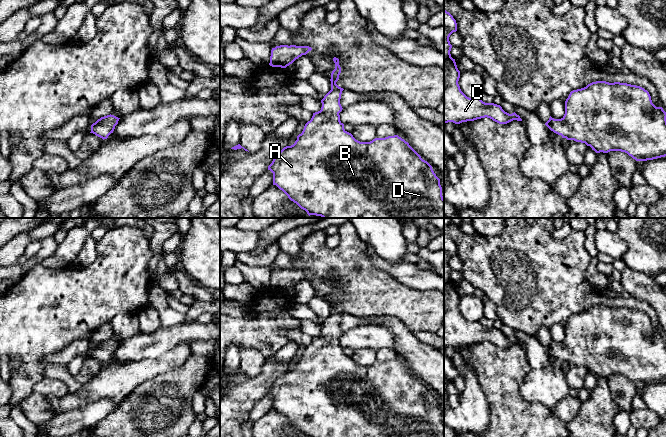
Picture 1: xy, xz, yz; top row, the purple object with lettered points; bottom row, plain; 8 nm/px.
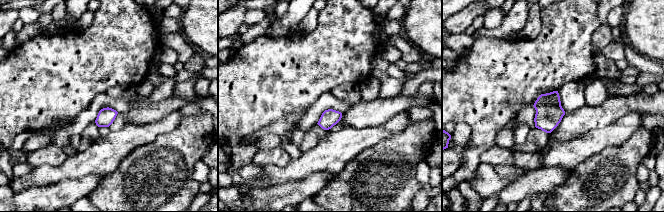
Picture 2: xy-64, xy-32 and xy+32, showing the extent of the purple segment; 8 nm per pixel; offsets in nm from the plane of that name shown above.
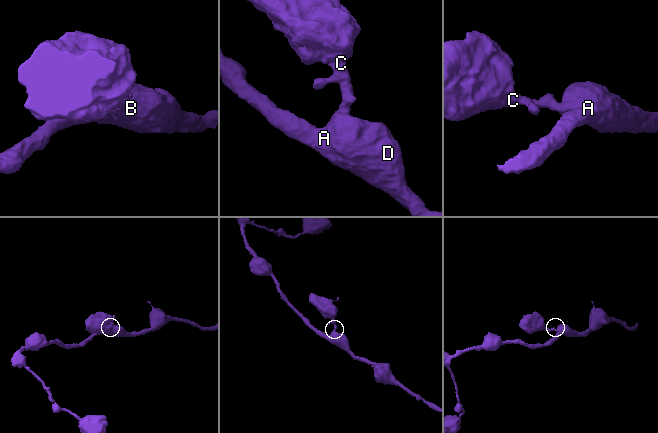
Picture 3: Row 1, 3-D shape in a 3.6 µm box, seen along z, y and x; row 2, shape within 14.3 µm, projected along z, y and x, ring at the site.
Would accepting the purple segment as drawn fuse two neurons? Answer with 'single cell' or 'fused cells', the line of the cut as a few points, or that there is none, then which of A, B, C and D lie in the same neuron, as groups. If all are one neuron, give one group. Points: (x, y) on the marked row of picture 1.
single cell; no cut; A B C D

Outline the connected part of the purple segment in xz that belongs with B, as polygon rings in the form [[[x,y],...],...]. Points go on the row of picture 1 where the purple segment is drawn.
[[[334,57],[335,69],[331,73],[331,90],[321,100],[322,107],[313,113],[297,140],[274,156],[268,170],[273,173],[273,185],[307,214],[322,218],[444,218],[444,198],[440,179],[432,166],[398,135],[360,142],[344,129],[339,113],[344,90],[336,82],[341,73],[339,59]]]

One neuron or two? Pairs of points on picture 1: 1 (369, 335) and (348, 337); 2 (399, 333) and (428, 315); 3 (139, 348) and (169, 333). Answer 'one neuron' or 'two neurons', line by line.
1: one neuron
2: two neurons
3: one neuron

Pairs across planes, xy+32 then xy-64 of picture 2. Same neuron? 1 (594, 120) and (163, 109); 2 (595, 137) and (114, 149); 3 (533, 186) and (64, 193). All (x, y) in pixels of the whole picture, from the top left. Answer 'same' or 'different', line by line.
1: same
2: same
3: same

